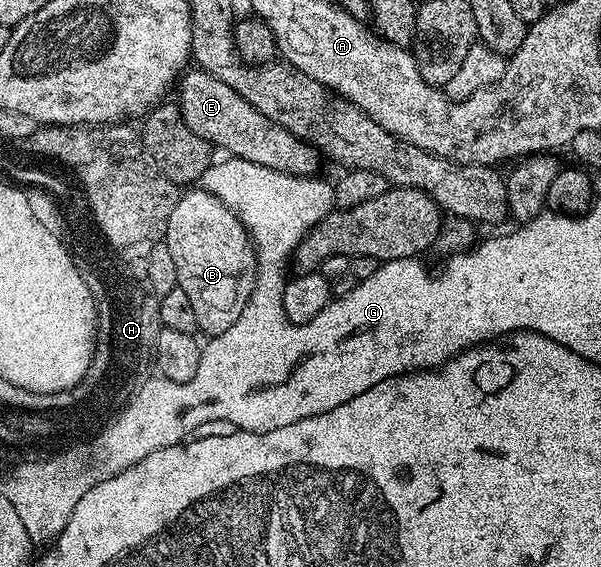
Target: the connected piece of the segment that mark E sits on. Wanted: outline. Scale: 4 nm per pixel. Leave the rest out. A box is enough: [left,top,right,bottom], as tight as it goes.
[177,69,321,176]

